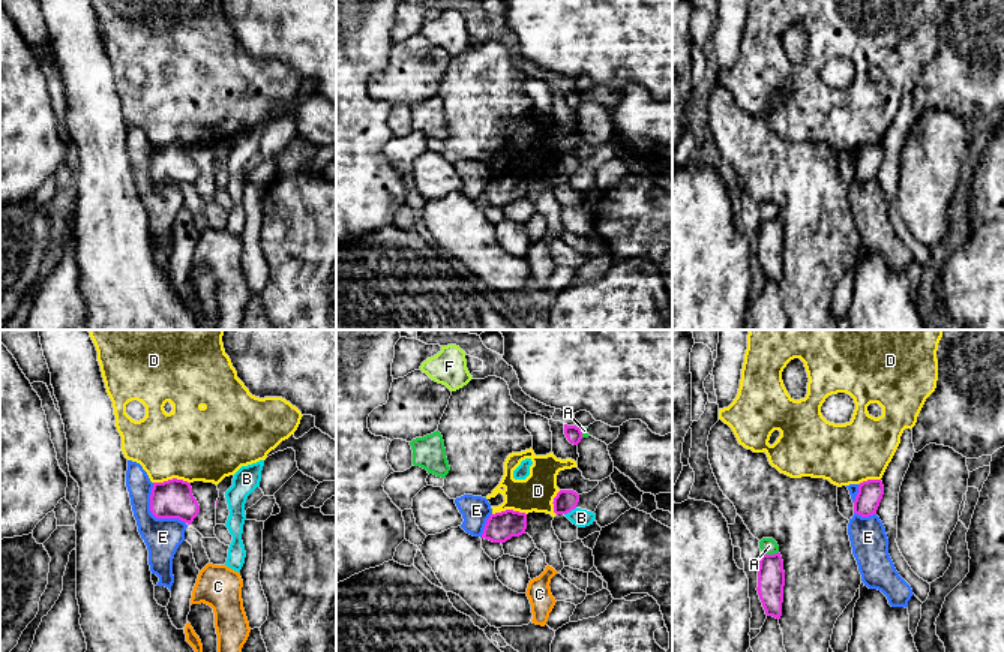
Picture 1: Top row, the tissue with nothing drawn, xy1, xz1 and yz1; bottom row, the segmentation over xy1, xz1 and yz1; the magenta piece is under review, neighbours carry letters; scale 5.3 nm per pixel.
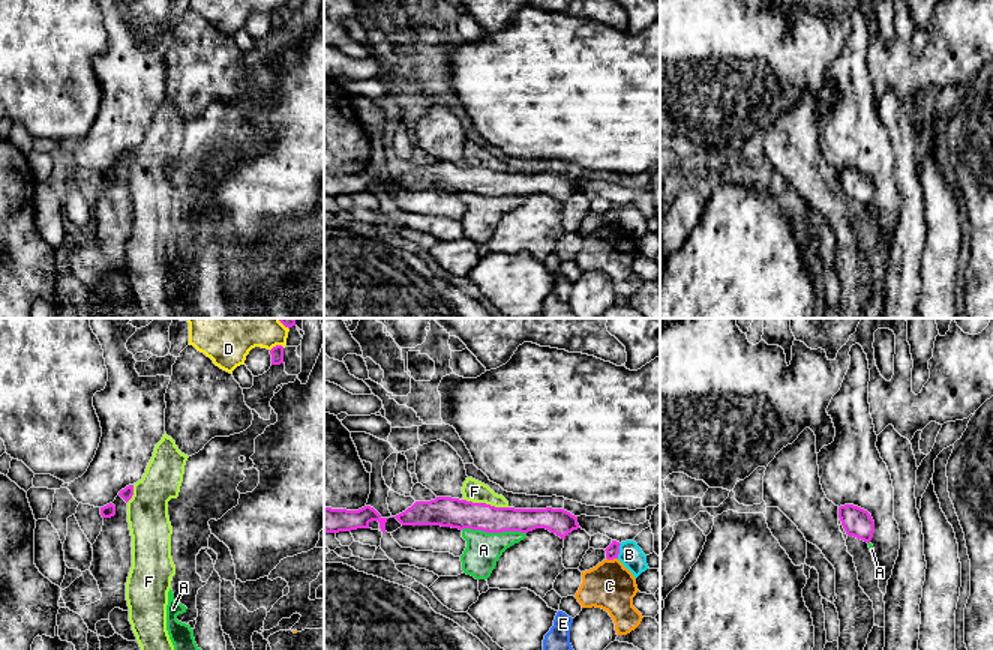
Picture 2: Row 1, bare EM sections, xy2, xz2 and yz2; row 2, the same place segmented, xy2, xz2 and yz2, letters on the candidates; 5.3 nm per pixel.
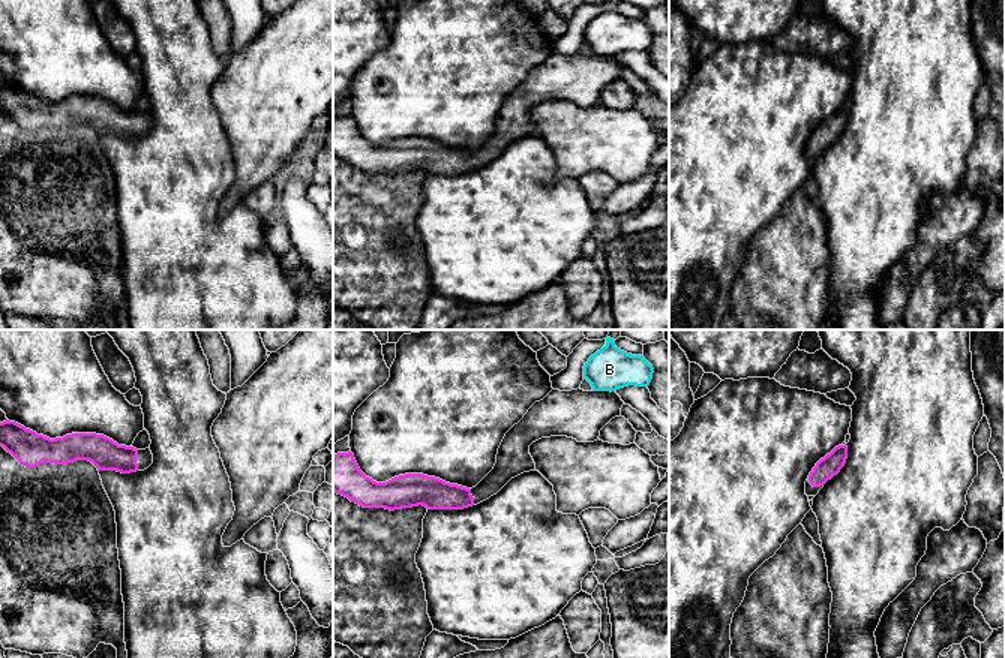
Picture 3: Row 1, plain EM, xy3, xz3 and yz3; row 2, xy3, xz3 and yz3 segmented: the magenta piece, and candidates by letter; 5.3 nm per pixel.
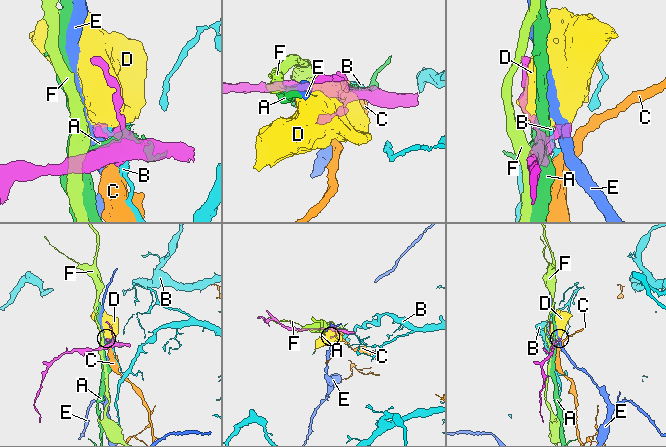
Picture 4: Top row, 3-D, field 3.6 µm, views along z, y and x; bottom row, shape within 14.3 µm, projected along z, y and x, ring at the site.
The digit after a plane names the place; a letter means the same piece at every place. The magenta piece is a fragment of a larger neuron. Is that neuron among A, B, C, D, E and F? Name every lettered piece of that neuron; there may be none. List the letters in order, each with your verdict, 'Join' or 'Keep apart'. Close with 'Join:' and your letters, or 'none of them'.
A: Keep apart
B: Keep apart
C: Keep apart
D: Keep apart
E: Keep apart
F: Keep apart
Join: none of them

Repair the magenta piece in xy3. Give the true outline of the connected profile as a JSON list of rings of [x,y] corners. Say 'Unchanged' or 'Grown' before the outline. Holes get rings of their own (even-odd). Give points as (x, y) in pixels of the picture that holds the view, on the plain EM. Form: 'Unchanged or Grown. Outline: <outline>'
Grown. Outline: [[[9,84],[0,87],[0,111],[26,132],[36,132],[40,127],[68,129],[88,124],[98,135],[130,138],[144,135],[153,127],[150,112],[136,114],[118,109],[96,97],[72,97],[50,103]]]

